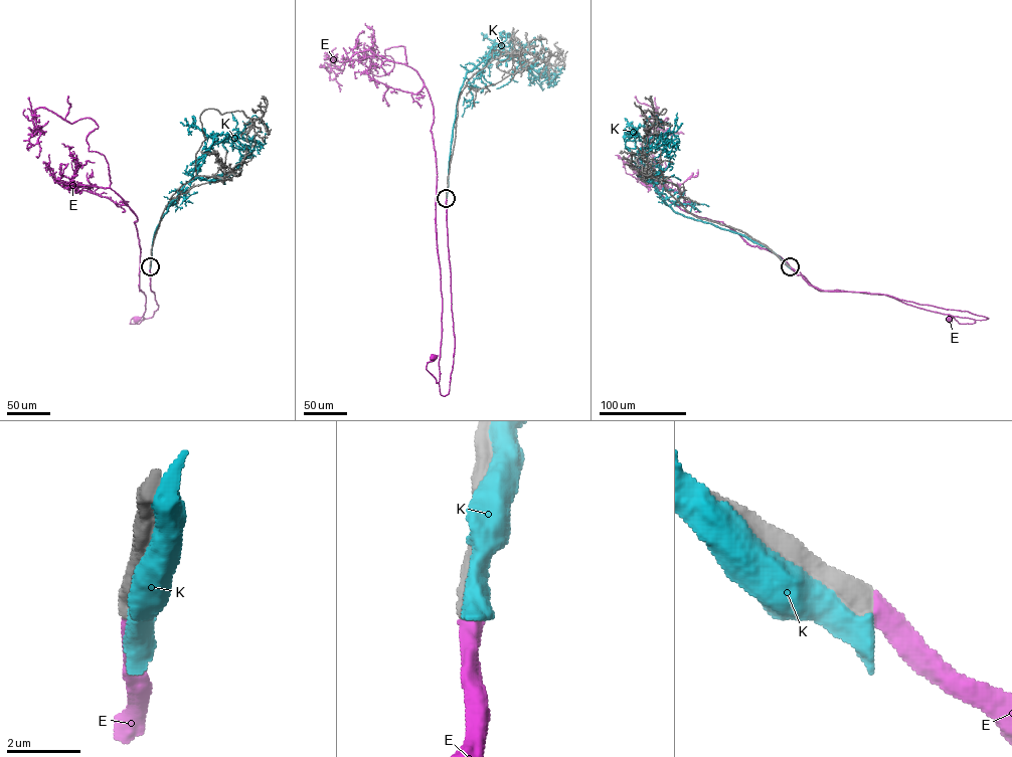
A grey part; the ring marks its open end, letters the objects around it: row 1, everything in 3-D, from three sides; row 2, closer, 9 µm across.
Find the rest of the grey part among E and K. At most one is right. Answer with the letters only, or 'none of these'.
E

